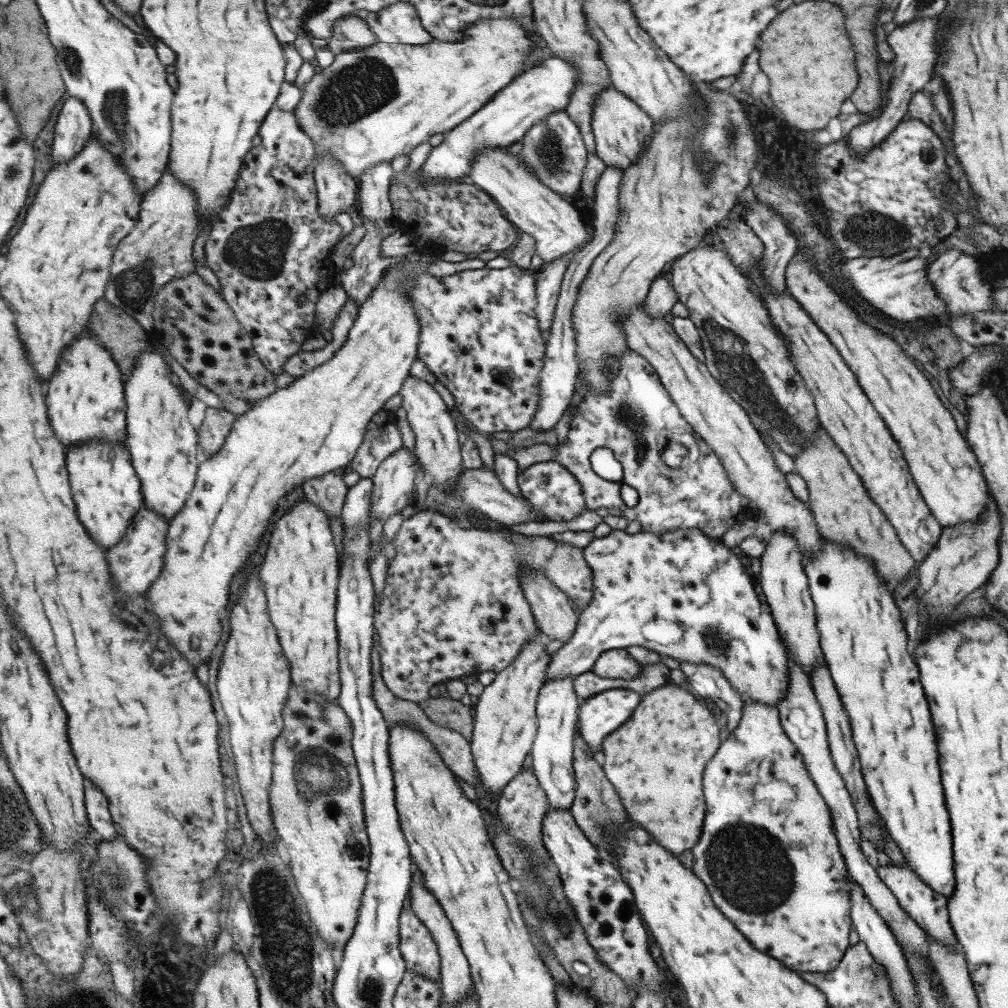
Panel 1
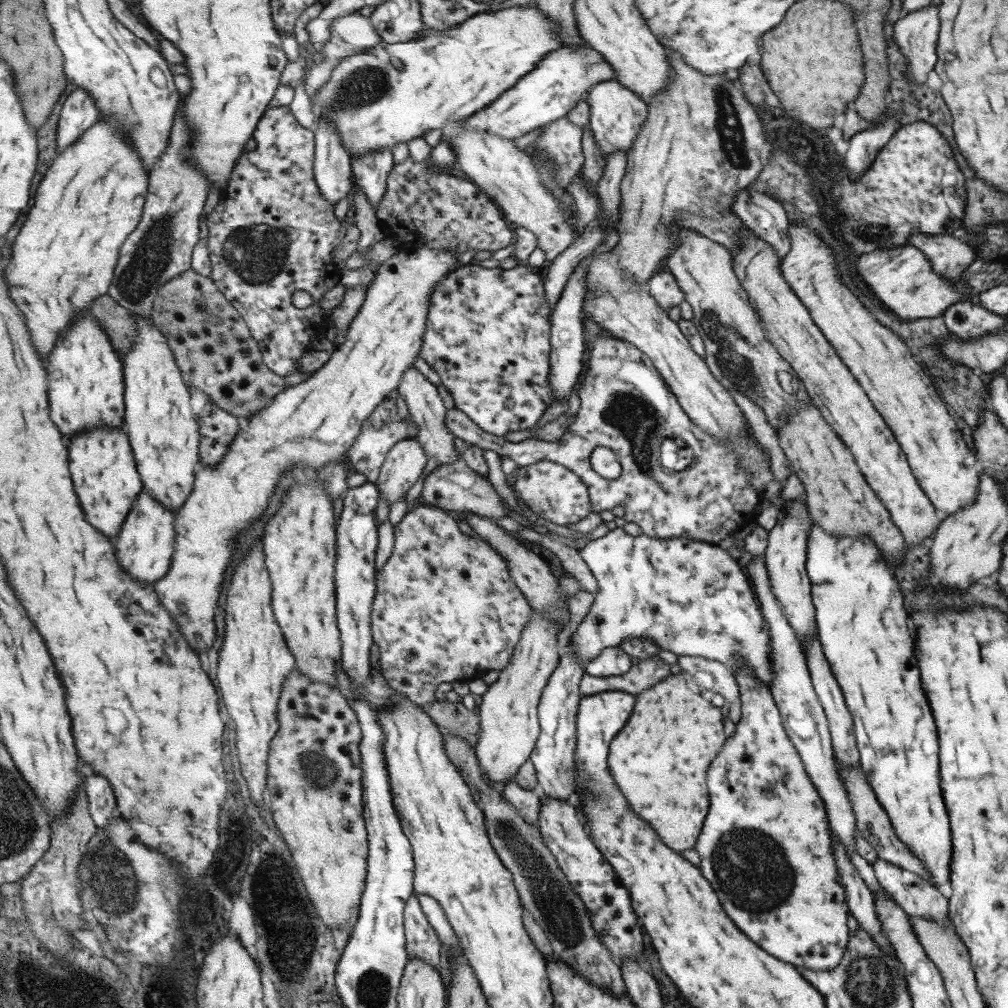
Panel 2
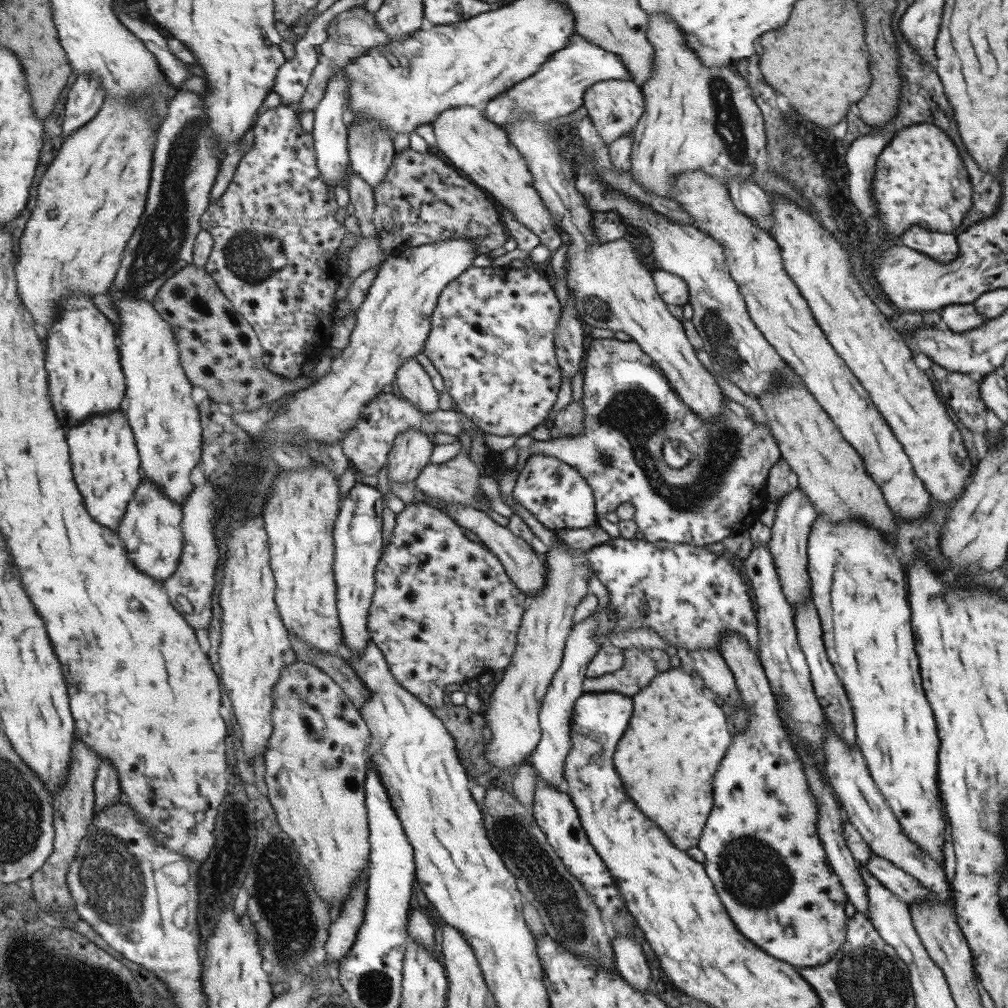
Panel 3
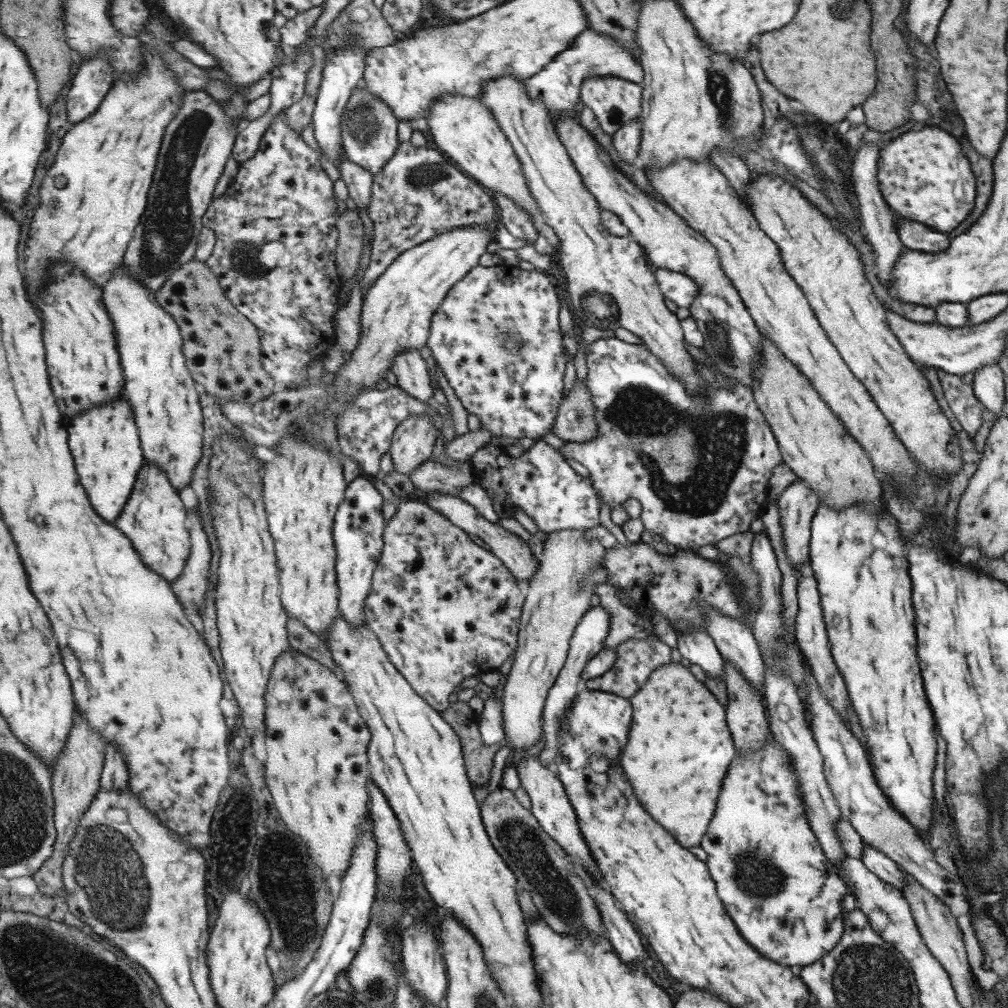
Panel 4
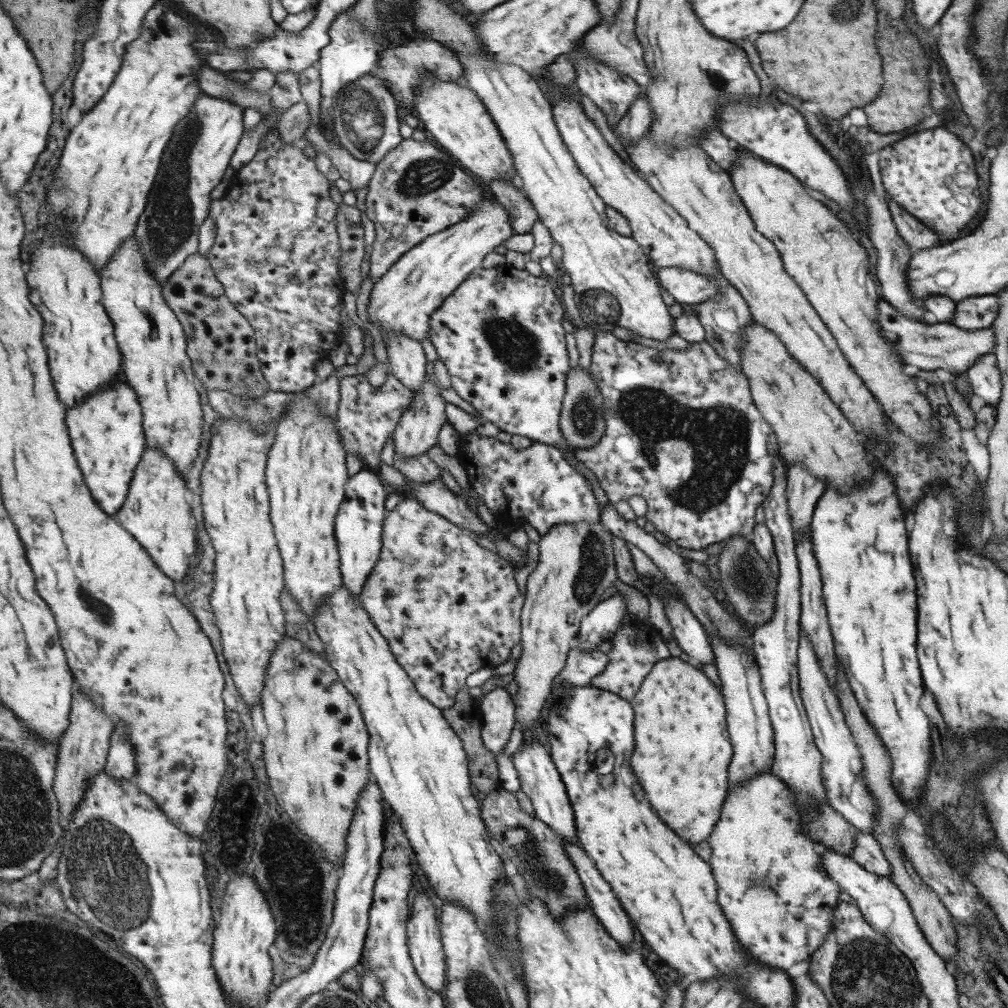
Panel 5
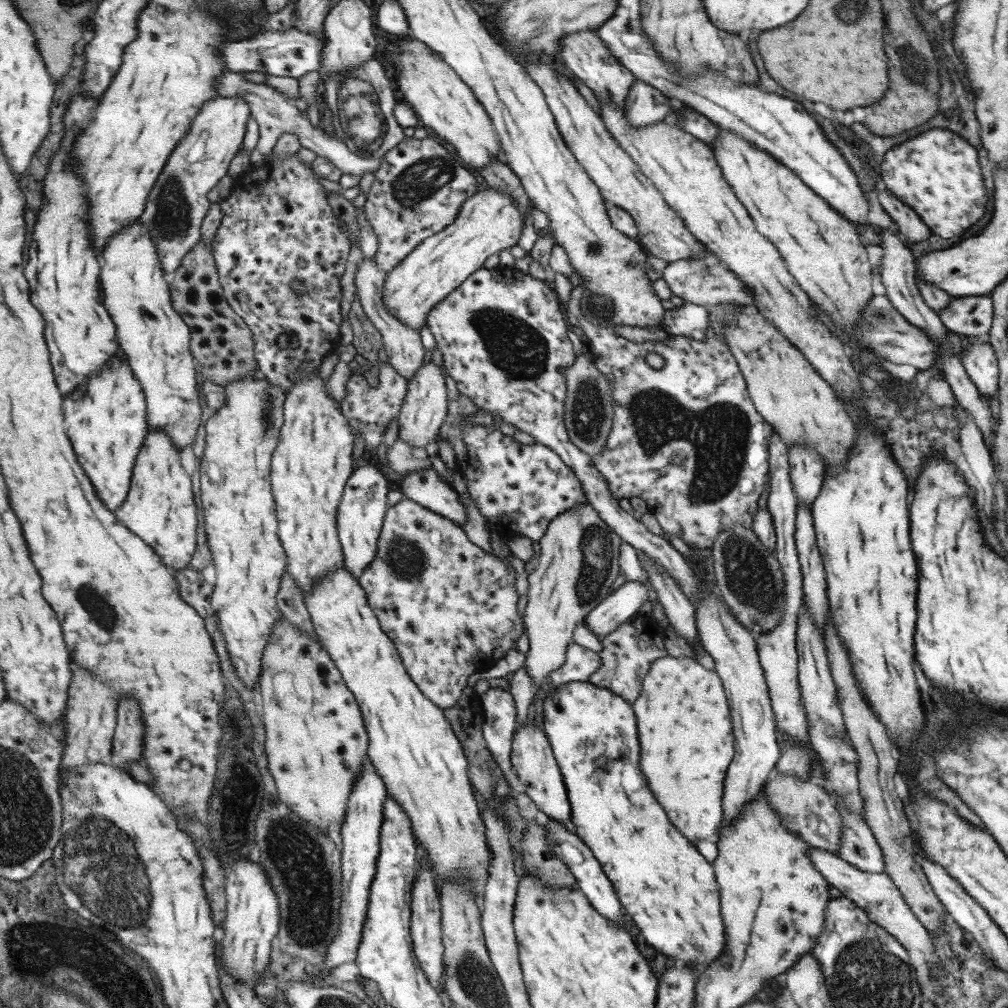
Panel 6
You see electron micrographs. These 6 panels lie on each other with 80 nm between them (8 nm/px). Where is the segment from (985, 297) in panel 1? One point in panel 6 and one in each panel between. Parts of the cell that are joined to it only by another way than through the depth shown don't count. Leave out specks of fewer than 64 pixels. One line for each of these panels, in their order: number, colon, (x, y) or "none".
2: (947, 255)
3: (941, 247)
4: (914, 236)
5: (916, 236)
6: (910, 227)

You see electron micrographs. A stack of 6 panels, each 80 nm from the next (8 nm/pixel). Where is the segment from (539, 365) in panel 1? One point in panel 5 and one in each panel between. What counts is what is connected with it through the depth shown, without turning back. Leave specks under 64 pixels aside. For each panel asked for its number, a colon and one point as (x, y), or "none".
2: (489, 337)
3: (493, 339)
4: (497, 339)
5: (500, 335)

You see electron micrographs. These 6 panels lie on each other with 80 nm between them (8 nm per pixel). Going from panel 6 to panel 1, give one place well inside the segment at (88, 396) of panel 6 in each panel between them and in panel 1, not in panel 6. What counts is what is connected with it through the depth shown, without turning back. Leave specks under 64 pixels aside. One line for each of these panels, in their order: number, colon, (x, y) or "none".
1: (108, 492)
2: (104, 463)
3: (105, 457)
4: (106, 443)
5: (108, 433)

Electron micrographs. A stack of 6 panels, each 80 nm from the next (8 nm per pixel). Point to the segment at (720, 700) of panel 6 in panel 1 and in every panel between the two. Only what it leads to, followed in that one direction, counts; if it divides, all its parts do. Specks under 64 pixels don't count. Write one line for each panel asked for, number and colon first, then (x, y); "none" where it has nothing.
1: (655, 761)
2: (660, 760)
3: (674, 723)
4: (675, 720)
5: (680, 719)

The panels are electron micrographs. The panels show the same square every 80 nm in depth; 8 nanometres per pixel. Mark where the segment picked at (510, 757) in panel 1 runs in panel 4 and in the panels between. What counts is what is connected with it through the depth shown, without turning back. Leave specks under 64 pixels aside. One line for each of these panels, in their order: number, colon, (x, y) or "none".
2: (509, 711)
3: (513, 712)
4: (557, 597)

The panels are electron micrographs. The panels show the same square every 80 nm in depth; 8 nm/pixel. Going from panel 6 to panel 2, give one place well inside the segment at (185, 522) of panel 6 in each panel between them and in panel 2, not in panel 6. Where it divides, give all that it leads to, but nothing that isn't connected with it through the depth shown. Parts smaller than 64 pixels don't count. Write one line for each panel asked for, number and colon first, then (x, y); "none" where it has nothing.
2: (146, 545)
3: (152, 533)
4: (155, 518)
5: (156, 513)

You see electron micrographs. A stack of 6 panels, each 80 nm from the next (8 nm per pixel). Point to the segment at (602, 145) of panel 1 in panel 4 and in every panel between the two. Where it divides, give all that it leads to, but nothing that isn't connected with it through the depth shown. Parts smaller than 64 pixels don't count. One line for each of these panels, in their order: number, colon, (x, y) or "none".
2: (618, 114)
3: (615, 106)
4: (616, 101)

